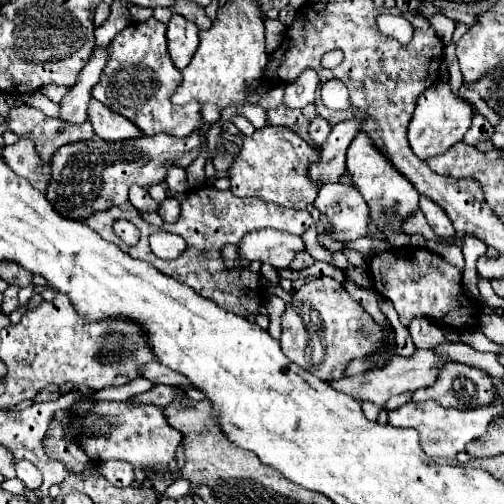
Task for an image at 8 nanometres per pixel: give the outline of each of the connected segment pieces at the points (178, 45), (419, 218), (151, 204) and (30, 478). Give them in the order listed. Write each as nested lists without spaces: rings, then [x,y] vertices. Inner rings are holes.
[[[172,14],[168,22],[168,52],[176,68],[188,66],[198,48],[198,28],[180,14]]]
[[[416,210],[416,212],[412,212],[412,216],[408,216],[408,220],[404,220],[402,232],[406,232],[406,234],[422,234],[424,236],[424,224],[428,224],[424,220],[424,214],[420,210]]]
[[[132,186],[130,188],[130,202],[140,210],[140,212],[148,212],[148,210],[158,210],[158,202],[154,202],[148,194],[148,190],[140,188],[140,186]]]
[[[18,460],[16,462],[16,476],[26,484],[26,488],[30,488],[30,490],[34,490],[34,488],[38,488],[40,484],[42,484],[42,474],[40,474],[40,470],[34,466],[34,464],[30,464],[28,460]]]

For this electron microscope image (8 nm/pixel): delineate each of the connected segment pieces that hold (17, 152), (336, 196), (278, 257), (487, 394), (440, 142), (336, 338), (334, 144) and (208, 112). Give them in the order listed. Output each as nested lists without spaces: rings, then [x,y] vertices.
[[[20,138],[14,146],[6,146],[4,148],[4,160],[16,174],[30,180],[30,184],[36,190],[40,190],[40,192],[46,190],[48,180],[50,180],[50,166],[40,164],[40,158],[34,150],[32,140]]]
[[[322,184],[318,198],[314,200],[318,210],[324,210],[332,230],[324,230],[324,236],[336,242],[352,242],[368,236],[370,212],[366,200],[352,186]]]
[[[268,228],[246,234],[238,246],[238,254],[248,262],[260,260],[272,264],[274,268],[286,268],[302,250],[306,250],[306,246],[300,236]]]
[[[446,364],[434,386],[420,388],[412,400],[434,400],[444,408],[480,408],[492,404],[496,386],[490,374],[466,364]]]
[[[444,82],[432,84],[428,92],[420,94],[416,102],[416,110],[408,126],[408,142],[410,142],[412,152],[422,160],[444,154],[450,146],[454,146],[456,142],[464,138],[464,134],[468,132],[472,124],[472,114],[474,114],[472,106],[460,100],[458,96],[454,96],[454,92],[450,90],[450,84],[444,84]]]
[[[322,276],[310,280],[292,294],[292,304],[288,304],[282,314],[280,346],[292,362],[328,382],[332,378],[342,378],[342,370],[350,360],[364,360],[380,350],[376,348],[378,342],[382,342],[380,336],[374,318],[344,290],[344,286],[330,276]]]
[[[356,112],[352,120],[344,120],[336,124],[322,144],[320,162],[310,168],[310,176],[320,182],[338,182],[346,168],[346,150],[354,136],[360,132],[360,124],[364,124],[364,112]]]
[[[204,104],[202,110],[200,110],[200,116],[202,116],[204,122],[214,124],[216,120],[220,120],[220,108],[216,108],[216,106],[212,106],[212,104]]]

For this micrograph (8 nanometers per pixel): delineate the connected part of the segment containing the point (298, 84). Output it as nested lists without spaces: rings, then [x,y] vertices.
[[[304,70],[296,78],[296,82],[286,86],[284,106],[288,106],[288,108],[304,108],[306,104],[312,104],[316,88],[318,88],[316,70]]]

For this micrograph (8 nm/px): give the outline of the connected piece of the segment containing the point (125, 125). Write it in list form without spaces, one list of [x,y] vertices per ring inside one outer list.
[[[94,98],[90,100],[88,116],[94,126],[94,132],[102,140],[128,140],[128,138],[142,136],[140,130],[130,120],[124,120],[124,116],[108,110],[104,104],[100,104]]]

